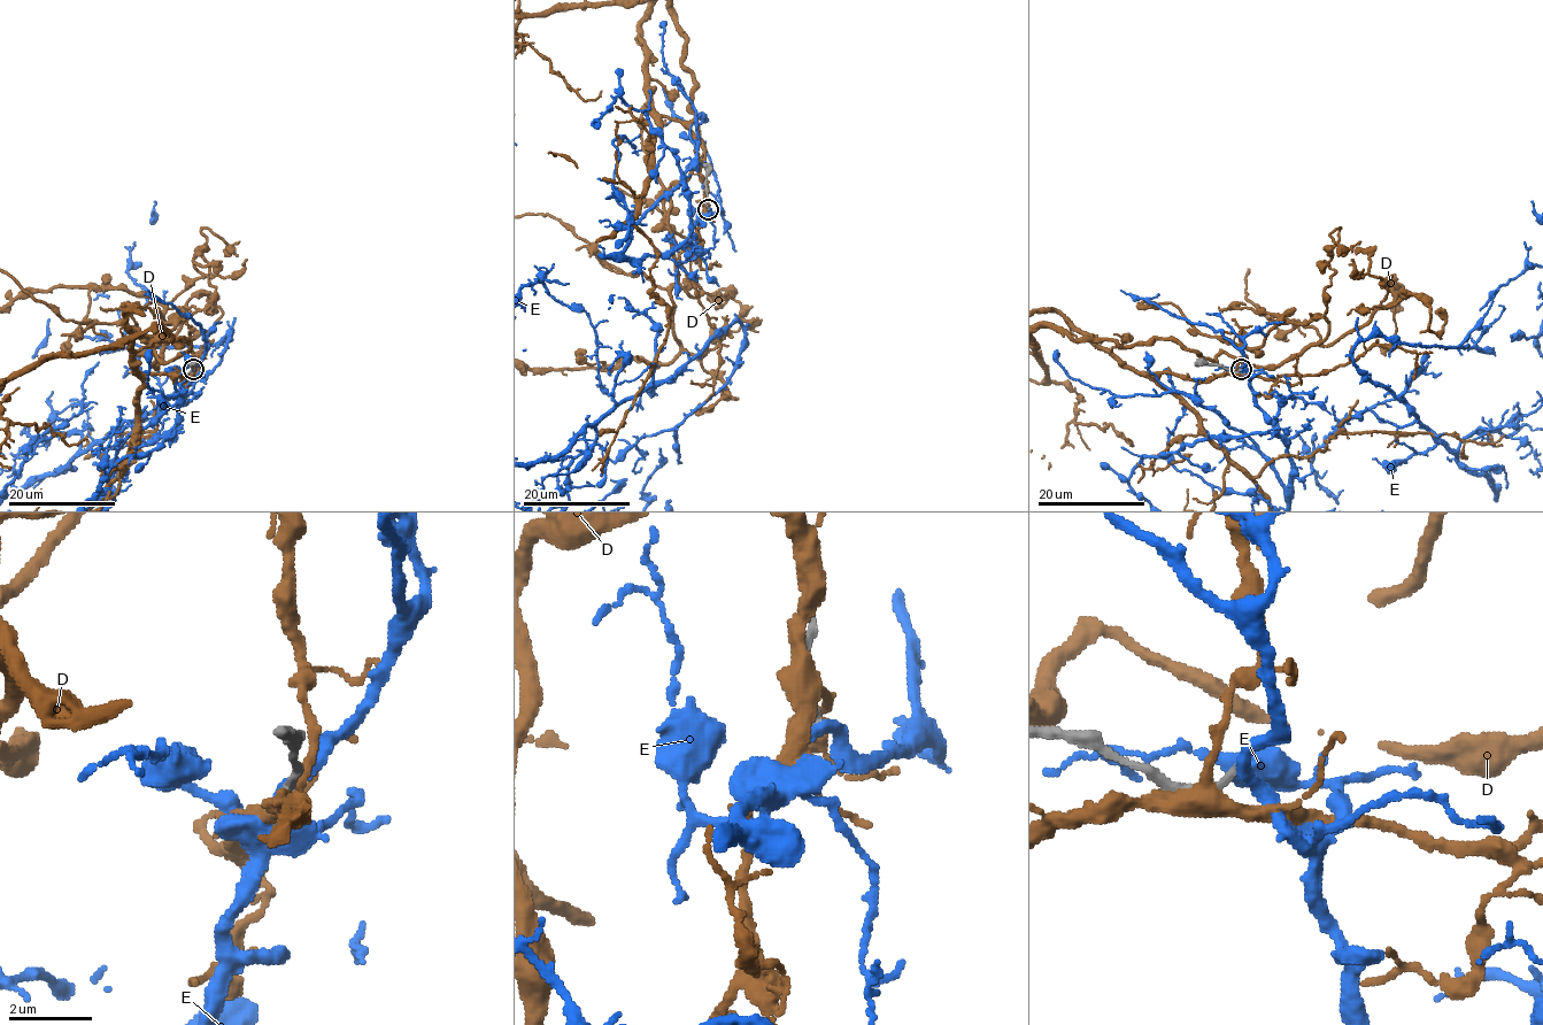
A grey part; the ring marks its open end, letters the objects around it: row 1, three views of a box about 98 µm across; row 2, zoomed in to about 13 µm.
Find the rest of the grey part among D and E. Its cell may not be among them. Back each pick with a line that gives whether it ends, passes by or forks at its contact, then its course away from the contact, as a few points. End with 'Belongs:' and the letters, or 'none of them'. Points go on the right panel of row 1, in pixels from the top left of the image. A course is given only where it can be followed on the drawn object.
Belongs: none of them

